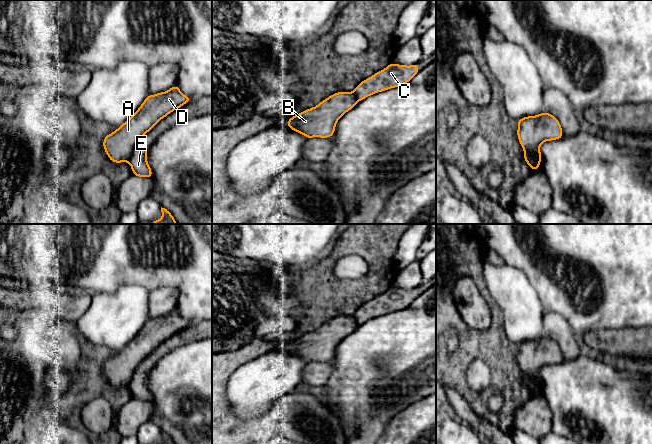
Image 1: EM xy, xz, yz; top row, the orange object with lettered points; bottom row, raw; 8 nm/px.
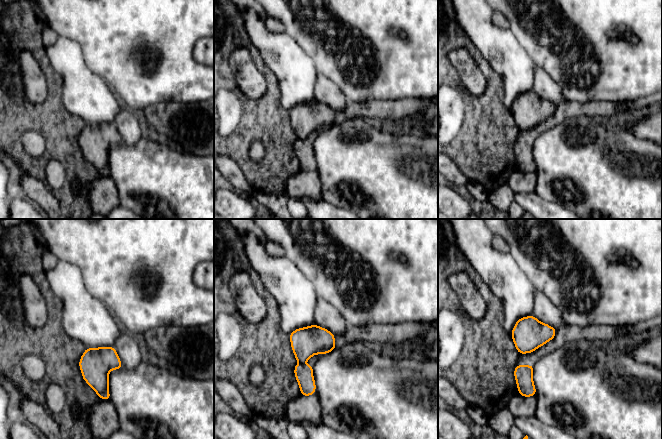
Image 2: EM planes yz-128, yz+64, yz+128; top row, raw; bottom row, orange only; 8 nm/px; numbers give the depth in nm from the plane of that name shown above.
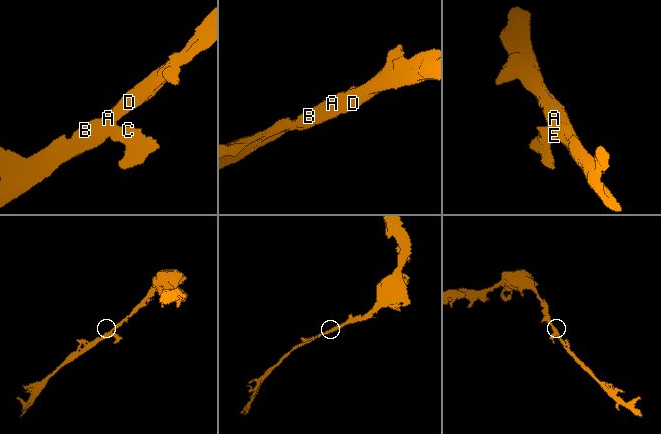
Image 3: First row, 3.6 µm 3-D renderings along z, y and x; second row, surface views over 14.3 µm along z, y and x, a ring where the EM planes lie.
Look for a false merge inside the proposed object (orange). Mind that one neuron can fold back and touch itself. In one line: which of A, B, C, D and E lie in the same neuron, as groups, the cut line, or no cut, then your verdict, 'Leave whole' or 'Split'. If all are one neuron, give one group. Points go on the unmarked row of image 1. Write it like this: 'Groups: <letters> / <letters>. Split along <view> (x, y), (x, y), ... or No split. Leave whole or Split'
Groups: A B D / C E. Split along yz (524, 373), (539, 388). Split

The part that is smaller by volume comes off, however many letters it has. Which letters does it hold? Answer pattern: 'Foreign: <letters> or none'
Foreign: C, E

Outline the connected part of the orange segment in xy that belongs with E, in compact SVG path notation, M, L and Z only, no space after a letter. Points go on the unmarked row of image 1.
M135 370L129 388L131 390L133 399L137 401L152 402L152 394L147 386L147 373L148 370Z

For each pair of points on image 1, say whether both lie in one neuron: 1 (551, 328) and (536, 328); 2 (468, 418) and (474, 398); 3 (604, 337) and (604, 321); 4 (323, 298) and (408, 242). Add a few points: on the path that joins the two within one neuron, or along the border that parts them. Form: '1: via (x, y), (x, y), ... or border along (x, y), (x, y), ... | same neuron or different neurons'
1: border along (546, 309), (543, 315), (543, 330), (545, 334) | different neurons
2: border along (455, 390), (477, 414), (490, 421) | different neurons
3: border along (628, 328), (602, 328), (590, 332) | different neurons
4: border along (403, 234), (394, 255), (393, 266), (396, 269) | different neurons

